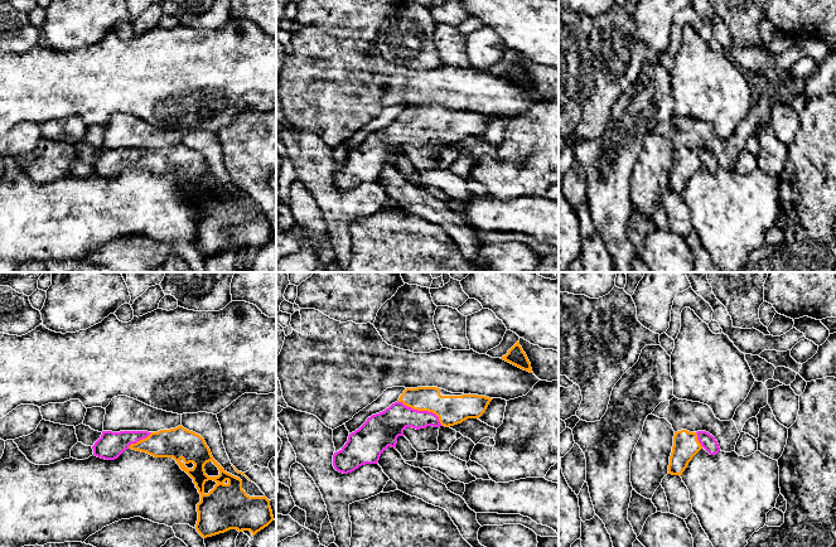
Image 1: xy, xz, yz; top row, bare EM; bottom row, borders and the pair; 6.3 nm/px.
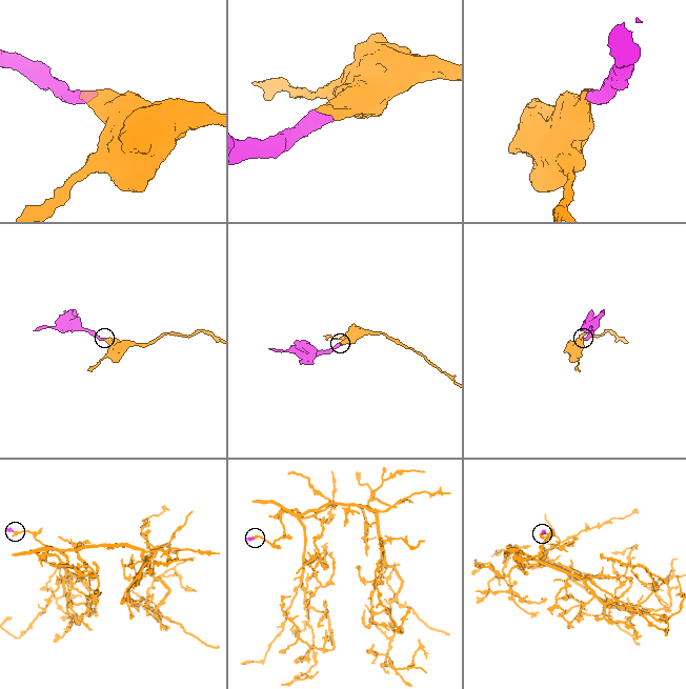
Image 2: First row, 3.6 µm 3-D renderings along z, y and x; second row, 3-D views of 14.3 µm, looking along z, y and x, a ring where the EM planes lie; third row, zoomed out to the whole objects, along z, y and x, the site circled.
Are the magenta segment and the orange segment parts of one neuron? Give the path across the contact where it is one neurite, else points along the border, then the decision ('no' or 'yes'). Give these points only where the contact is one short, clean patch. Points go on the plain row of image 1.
runs through xz (386, 144), (405, 130), (421, 129), (452, 127); yes

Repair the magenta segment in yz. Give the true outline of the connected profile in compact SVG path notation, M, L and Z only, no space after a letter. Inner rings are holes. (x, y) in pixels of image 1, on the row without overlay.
M681 147L675 150L668 192L681 194L688 180L702 165L710 173L716 173L720 169L715 155L706 149L690 150Z

